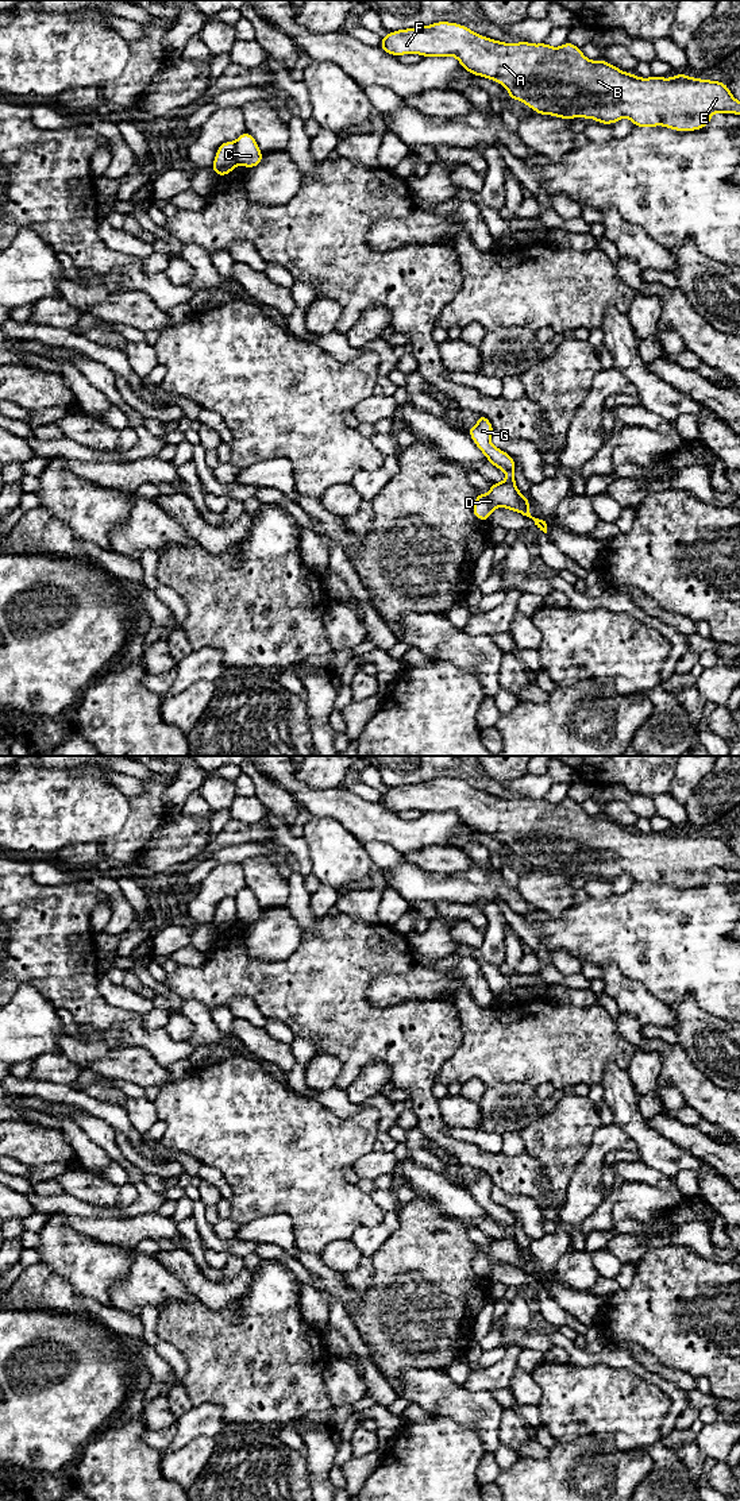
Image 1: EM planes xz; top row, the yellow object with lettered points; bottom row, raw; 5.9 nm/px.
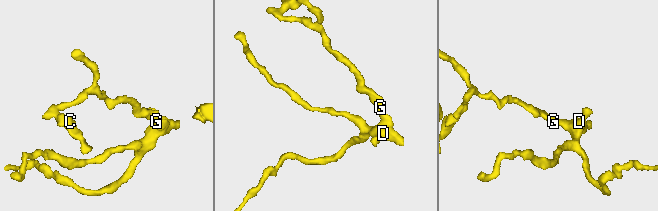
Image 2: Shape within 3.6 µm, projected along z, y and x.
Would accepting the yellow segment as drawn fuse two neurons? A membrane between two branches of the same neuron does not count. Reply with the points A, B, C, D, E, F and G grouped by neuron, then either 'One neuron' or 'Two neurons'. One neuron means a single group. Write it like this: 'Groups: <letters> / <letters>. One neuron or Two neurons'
Groups: A B C E F / D G. Two neurons

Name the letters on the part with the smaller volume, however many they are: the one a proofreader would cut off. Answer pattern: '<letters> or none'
D, G

